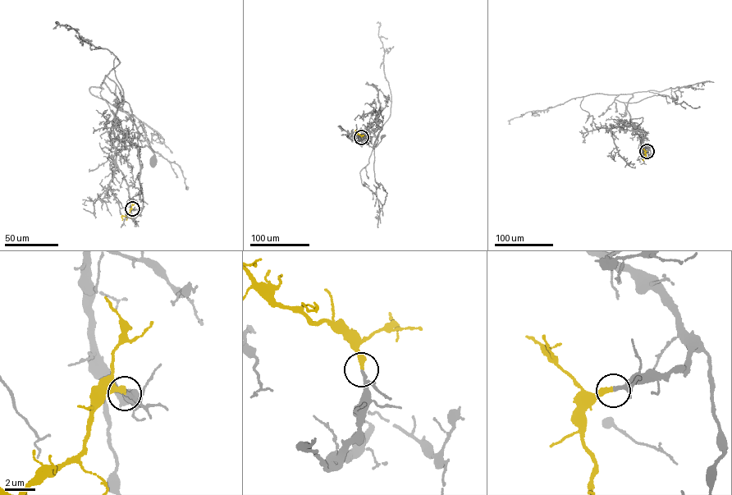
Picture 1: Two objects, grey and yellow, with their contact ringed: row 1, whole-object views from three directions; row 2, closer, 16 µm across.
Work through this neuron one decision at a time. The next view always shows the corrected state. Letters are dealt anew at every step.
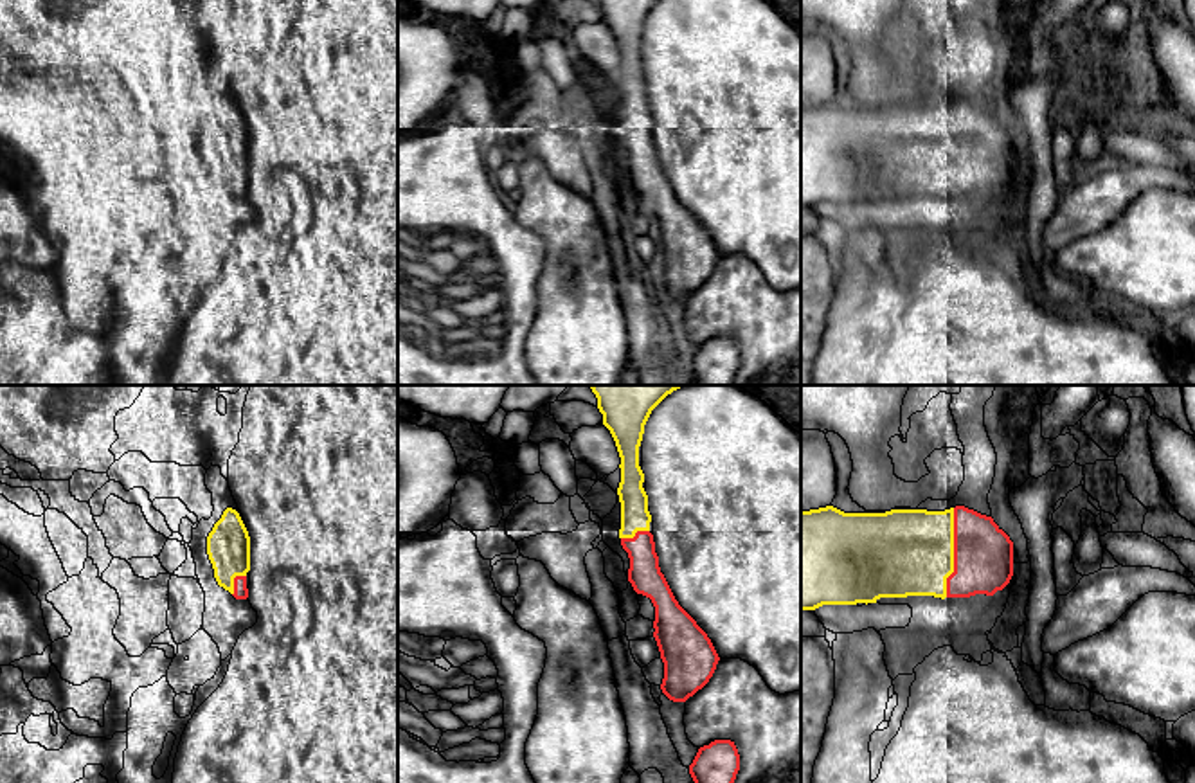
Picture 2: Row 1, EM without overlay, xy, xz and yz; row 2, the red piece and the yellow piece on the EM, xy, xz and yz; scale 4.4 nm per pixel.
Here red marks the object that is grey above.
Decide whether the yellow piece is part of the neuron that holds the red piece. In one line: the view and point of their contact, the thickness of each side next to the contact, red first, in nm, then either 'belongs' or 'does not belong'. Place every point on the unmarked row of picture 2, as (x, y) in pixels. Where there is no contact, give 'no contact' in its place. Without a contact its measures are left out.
yz (954, 150) | 280/380 nm | belongs

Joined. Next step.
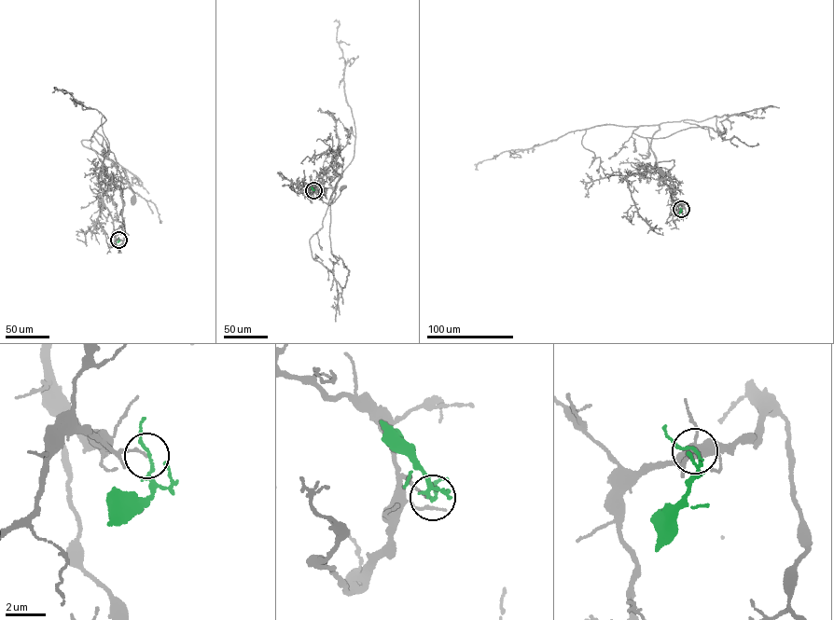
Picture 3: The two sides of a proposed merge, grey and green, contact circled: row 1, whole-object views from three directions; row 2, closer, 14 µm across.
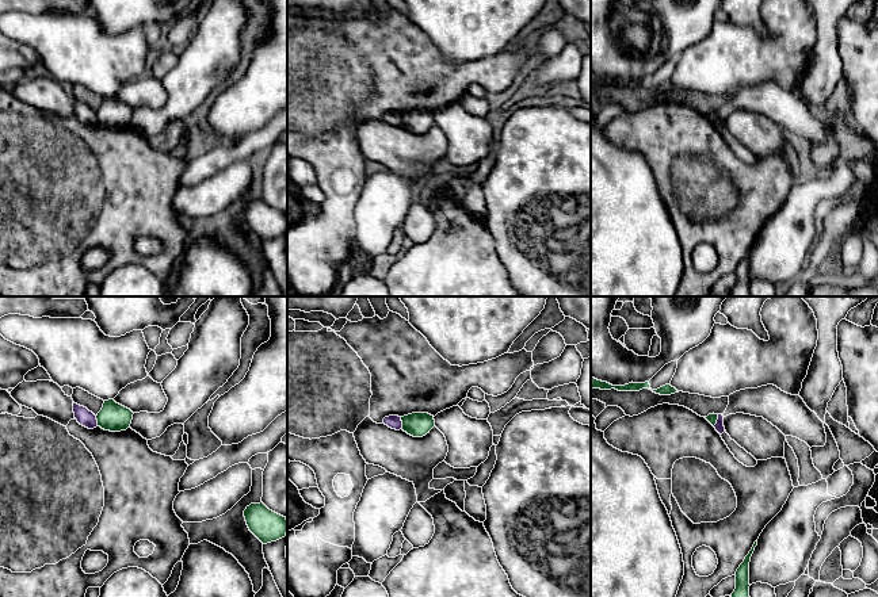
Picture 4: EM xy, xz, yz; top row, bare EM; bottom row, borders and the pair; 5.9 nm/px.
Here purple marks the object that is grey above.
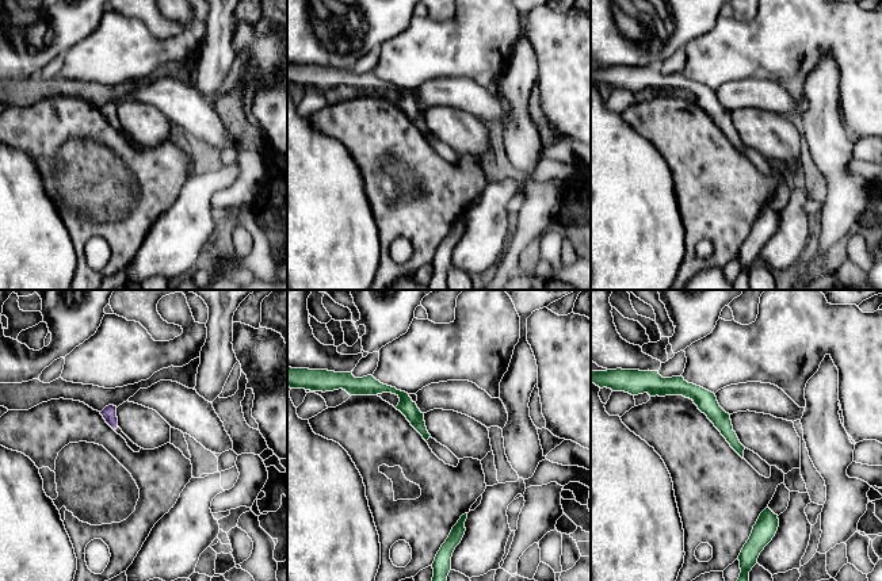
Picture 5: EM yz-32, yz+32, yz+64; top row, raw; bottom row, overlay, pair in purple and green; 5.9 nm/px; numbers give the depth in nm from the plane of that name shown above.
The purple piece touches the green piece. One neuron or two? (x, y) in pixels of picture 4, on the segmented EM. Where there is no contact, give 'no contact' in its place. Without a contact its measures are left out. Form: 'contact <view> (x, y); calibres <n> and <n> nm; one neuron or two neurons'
contact xz (401, 423); calibres 80 and 140 nm; two neurons

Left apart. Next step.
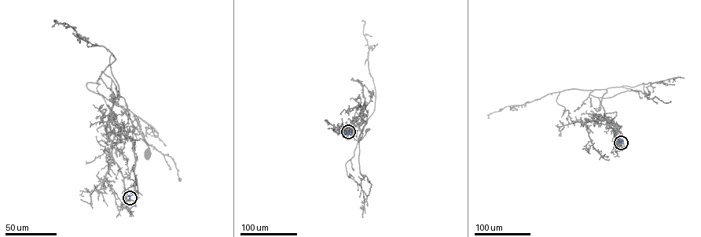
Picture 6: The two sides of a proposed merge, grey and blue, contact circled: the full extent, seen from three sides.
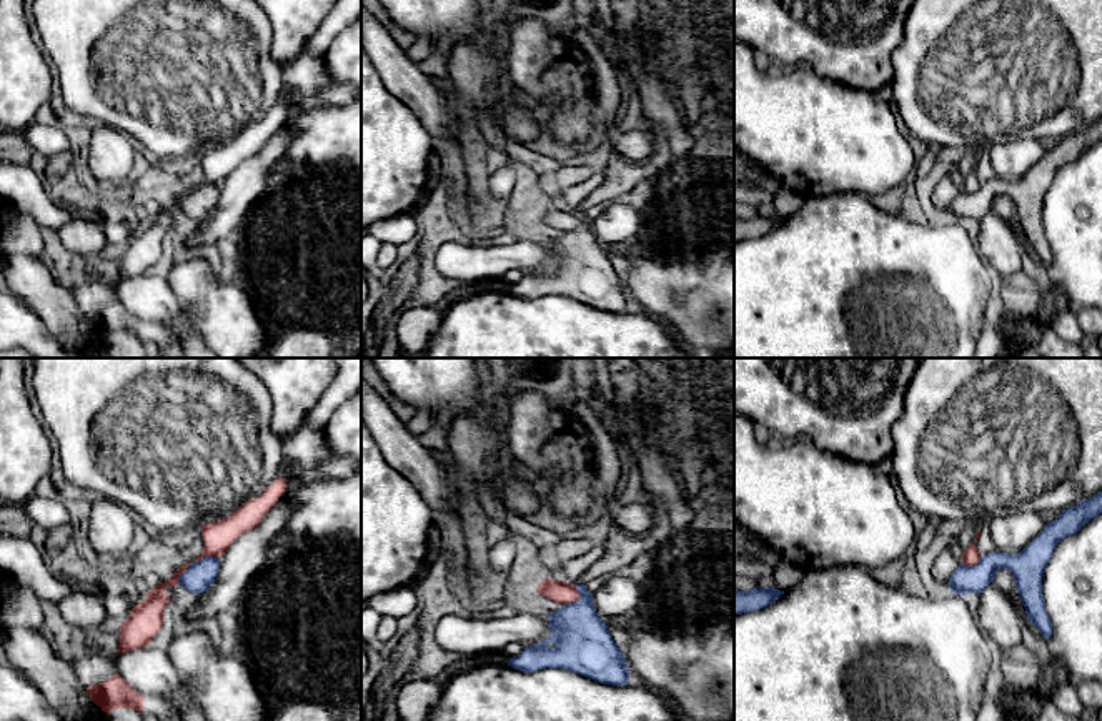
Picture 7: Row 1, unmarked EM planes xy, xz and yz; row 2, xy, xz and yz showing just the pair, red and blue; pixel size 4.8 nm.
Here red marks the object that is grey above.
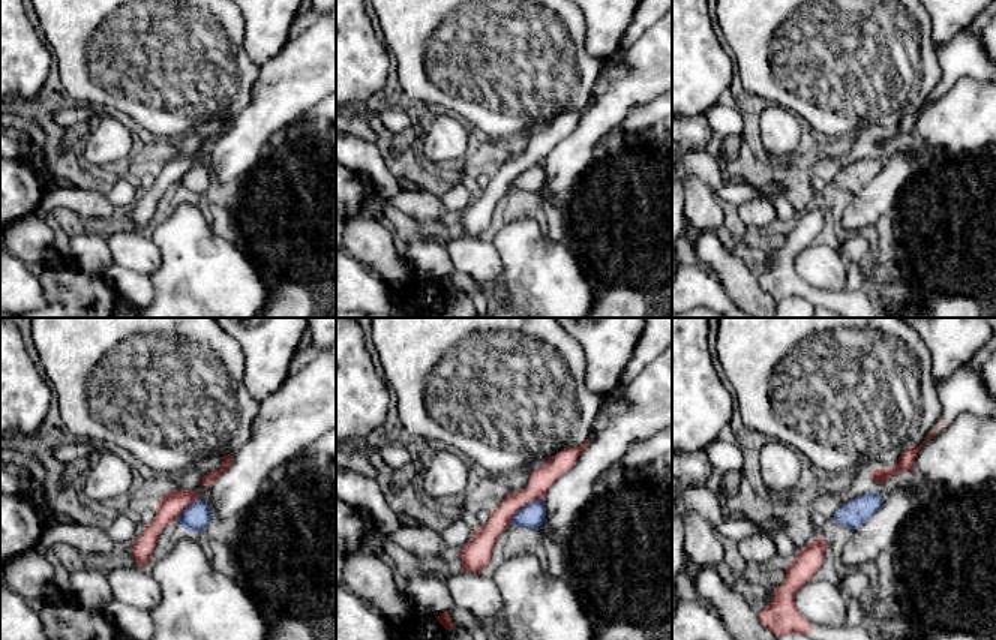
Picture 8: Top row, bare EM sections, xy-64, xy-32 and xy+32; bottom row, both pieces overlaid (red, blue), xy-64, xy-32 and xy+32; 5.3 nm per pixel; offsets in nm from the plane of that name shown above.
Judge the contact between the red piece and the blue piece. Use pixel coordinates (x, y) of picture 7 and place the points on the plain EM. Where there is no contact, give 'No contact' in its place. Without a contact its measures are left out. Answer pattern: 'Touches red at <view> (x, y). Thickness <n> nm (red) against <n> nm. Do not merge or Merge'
Touches red at xy (195, 187). Thickness 140 nm (red) against 140 nm. Do not merge

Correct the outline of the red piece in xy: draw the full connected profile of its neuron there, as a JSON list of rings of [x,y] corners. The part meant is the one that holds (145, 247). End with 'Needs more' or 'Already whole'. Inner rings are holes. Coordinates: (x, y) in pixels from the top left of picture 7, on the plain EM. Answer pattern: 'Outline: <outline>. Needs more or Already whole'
Outline: [[[276,105],[260,123],[245,128],[235,140],[201,153],[205,168],[201,181],[181,191],[165,211],[158,210],[146,220],[146,225],[140,231],[132,235],[128,245],[118,253],[120,271],[117,278],[125,280],[146,273],[163,251],[163,238],[170,228],[170,223],[163,216],[176,213],[178,203],[191,190],[205,183],[220,185],[238,163],[258,153],[265,140],[285,120],[285,115],[286,107]]]. Already whole

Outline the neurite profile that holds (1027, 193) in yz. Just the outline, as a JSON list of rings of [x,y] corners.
[[[1102,118],[1059,140],[1020,180],[992,178],[980,183],[974,193],[959,190],[949,205],[947,215],[962,223],[969,220],[979,221],[994,210],[997,196],[1009,196],[1015,206],[1027,246],[1049,266],[1052,263],[1052,250],[1042,225],[1044,196],[1057,170],[1077,160],[1099,140],[1102,140]]]

